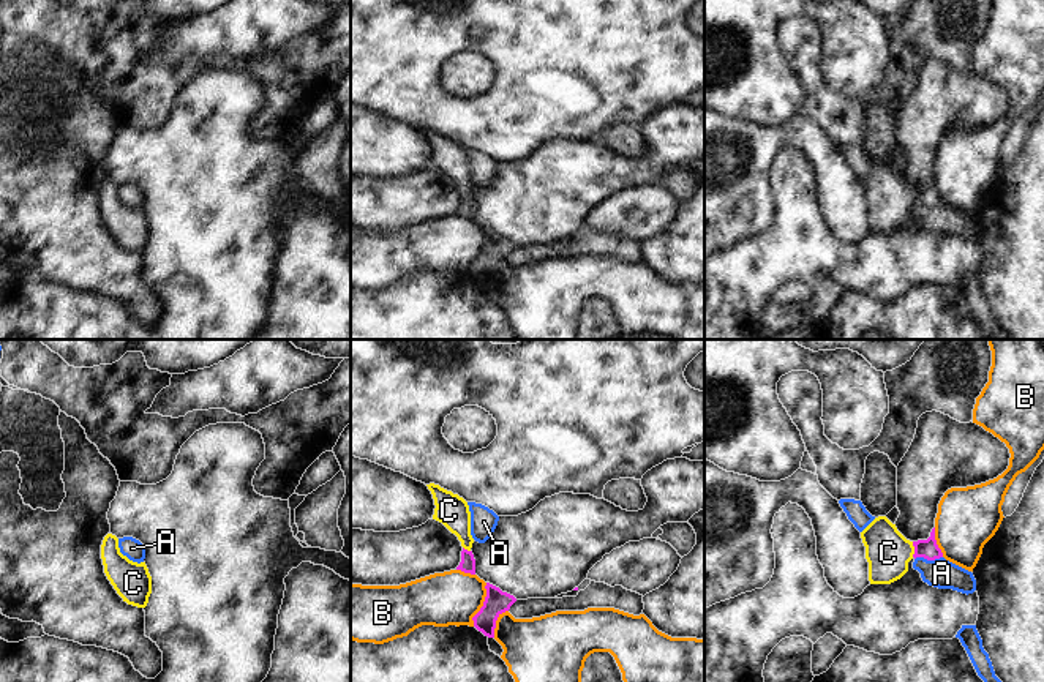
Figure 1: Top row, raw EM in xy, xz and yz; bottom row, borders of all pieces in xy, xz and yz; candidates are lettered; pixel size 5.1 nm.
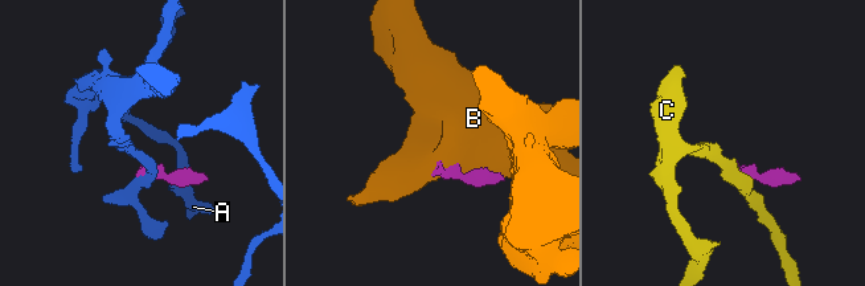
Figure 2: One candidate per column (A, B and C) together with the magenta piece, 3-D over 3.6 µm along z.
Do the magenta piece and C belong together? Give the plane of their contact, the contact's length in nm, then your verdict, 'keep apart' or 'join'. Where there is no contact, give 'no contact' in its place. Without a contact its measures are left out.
contact in yz; length 80 nm; join

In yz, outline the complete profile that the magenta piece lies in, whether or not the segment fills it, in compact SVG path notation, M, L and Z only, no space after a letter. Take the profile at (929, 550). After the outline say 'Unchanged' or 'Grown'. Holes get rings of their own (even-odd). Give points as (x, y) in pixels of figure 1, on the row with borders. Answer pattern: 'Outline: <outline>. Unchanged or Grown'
Outline: M886 516L875 518L862 532L870 584L891 584L908 571L914 557L935 560L943 557L935 540L935 527L927 540L907 540Z. Grown.

